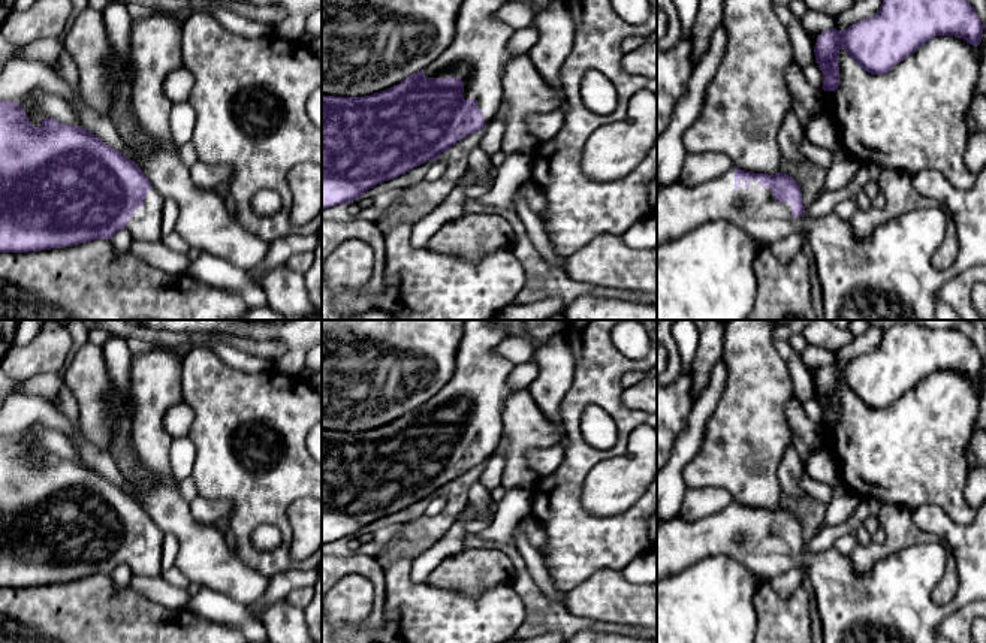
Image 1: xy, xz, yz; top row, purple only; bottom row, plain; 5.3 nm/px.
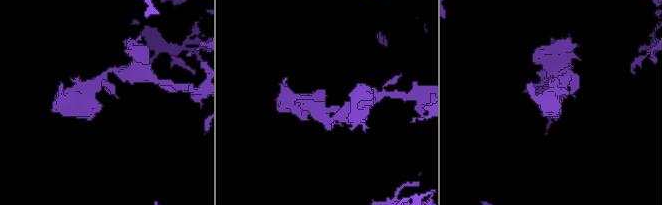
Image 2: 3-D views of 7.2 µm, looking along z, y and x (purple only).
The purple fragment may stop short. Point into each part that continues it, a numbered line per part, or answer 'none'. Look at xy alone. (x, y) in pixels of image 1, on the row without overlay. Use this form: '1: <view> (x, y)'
1: xy (145, 560)

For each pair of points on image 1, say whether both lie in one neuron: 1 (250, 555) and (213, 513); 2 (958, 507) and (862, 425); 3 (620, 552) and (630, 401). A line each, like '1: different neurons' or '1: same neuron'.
1: different neurons
2: same neuron
3: different neurons

